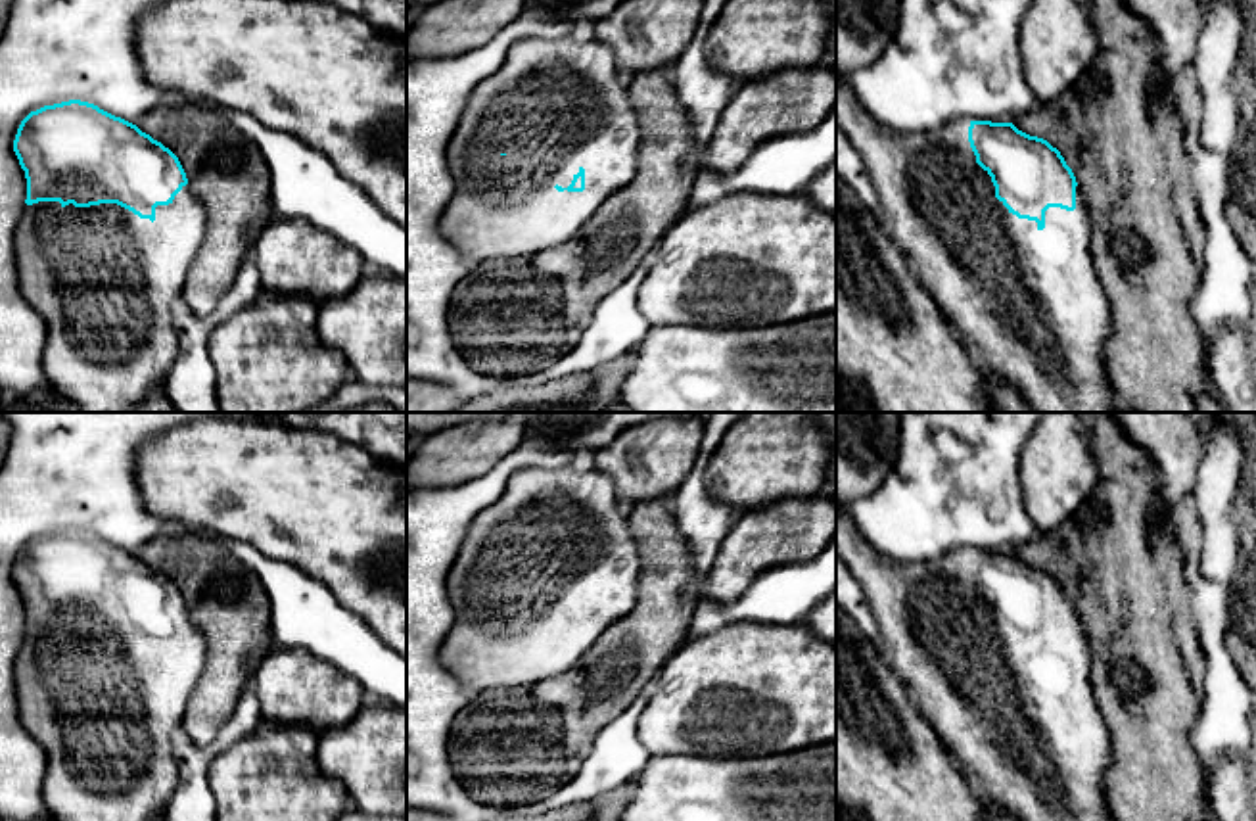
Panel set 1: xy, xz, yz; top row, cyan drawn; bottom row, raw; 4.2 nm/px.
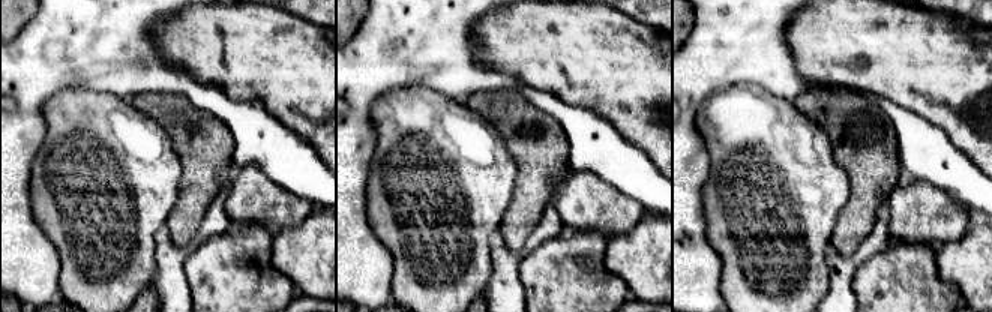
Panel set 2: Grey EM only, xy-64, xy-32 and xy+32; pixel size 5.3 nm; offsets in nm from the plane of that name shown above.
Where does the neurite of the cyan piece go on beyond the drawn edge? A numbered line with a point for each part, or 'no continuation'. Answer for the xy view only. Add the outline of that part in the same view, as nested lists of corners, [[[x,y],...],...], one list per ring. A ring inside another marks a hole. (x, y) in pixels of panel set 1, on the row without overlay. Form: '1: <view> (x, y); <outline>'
1: xy (104, 708); [[[188,614],[169,635],[155,637],[153,652],[117,633],[63,637],[59,631],[38,631],[25,635],[15,660],[15,696],[21,723],[46,750],[42,800],[56,821],[153,821],[165,811],[178,777],[173,733],[184,719],[205,658],[205,639]]]

